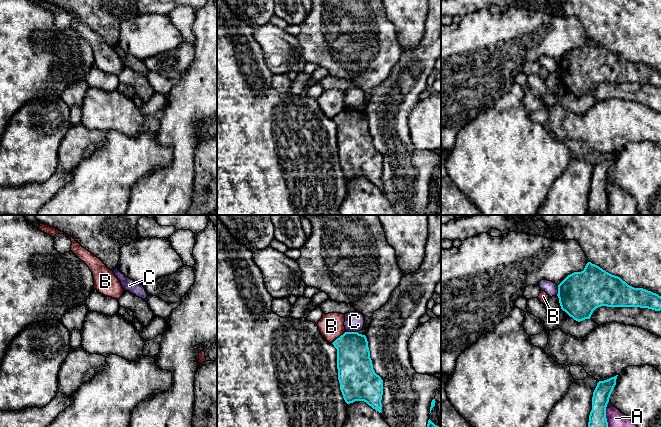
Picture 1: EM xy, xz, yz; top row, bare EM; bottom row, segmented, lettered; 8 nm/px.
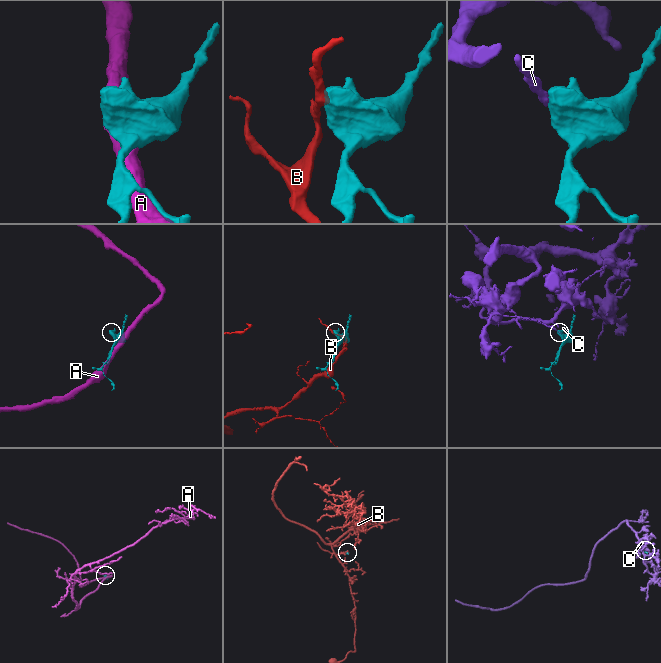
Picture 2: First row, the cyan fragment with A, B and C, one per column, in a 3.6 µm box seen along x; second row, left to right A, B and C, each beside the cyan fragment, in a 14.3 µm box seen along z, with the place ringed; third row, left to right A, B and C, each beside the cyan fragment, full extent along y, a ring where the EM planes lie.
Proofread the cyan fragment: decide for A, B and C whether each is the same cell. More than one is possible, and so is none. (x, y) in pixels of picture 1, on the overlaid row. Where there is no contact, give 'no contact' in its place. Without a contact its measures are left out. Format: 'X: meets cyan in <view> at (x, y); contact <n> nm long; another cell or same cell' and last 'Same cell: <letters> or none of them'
A: meets cyan in yz at (605, 417); contact 150 nm long; another cell
B: meets cyan in xz at (339, 337); contact 150 nm long; another cell
C: meets cyan in xz at (352, 332); contact 100 nm long; another cell
Same cell: none of them

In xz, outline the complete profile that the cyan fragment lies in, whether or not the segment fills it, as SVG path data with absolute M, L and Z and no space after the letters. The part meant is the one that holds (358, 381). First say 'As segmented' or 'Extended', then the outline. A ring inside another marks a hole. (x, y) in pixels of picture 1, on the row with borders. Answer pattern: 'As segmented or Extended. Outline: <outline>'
As segmented. Outline: M345 332L332 344L337 349L338 380L345 402L364 401L380 413L383 380L373 369L366 336Z

